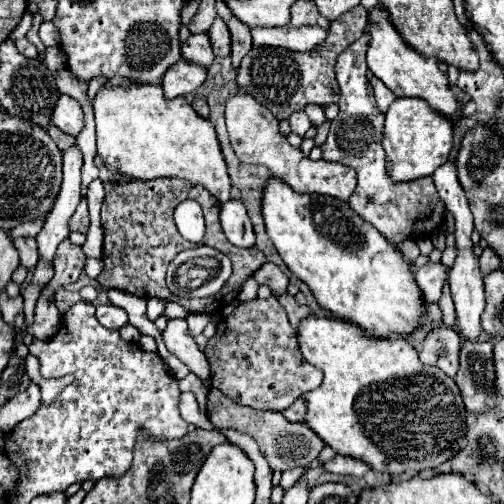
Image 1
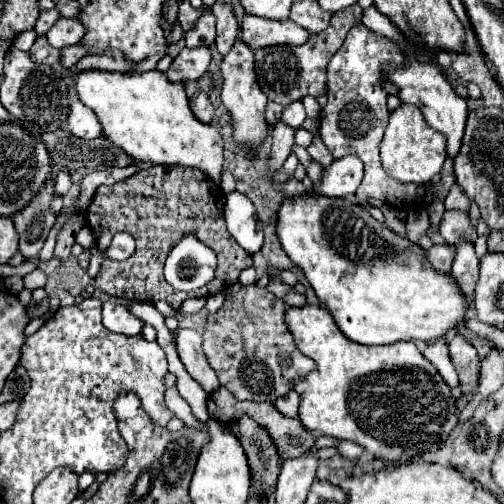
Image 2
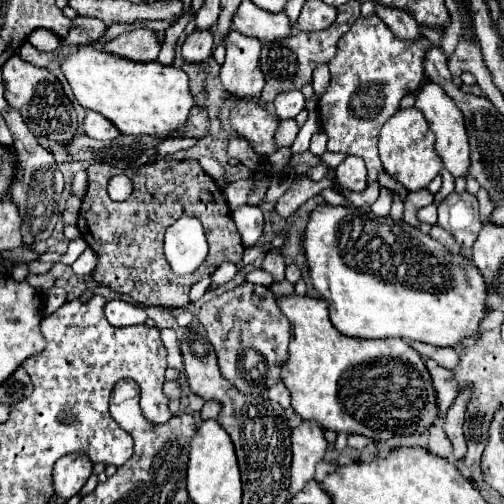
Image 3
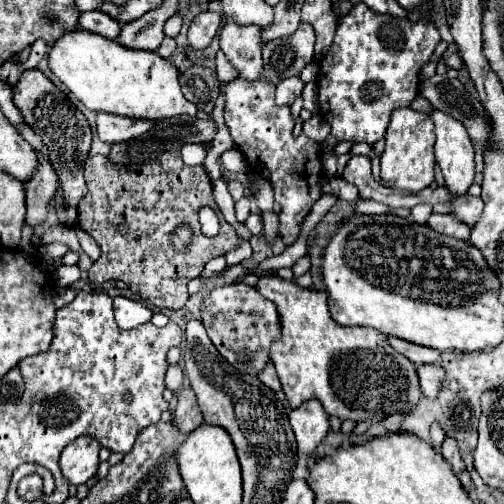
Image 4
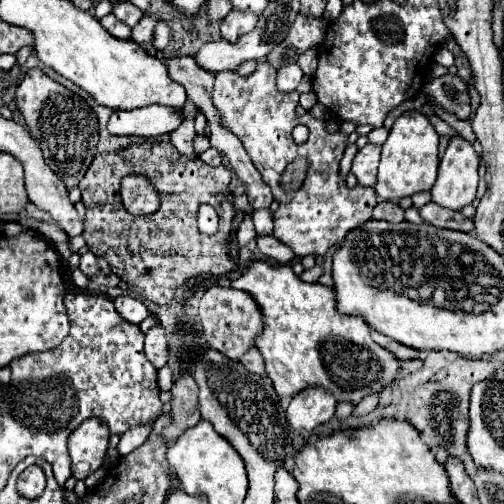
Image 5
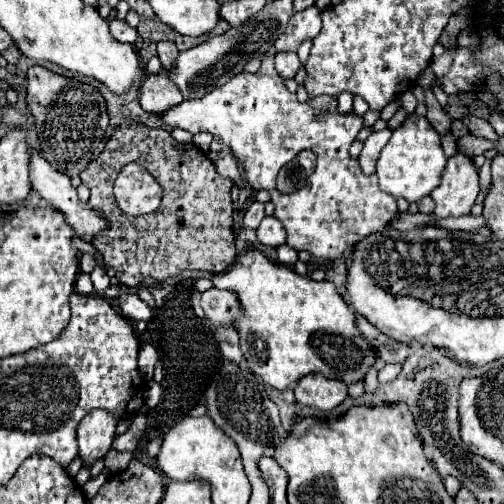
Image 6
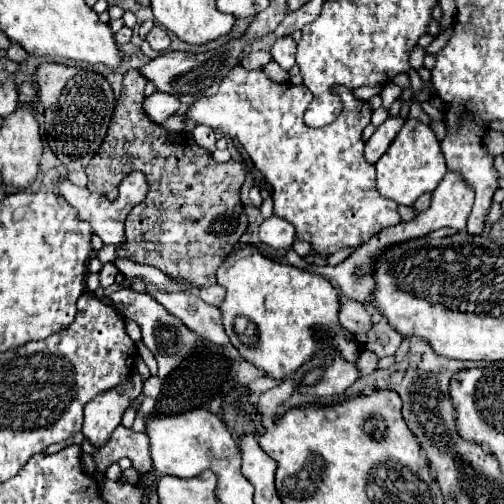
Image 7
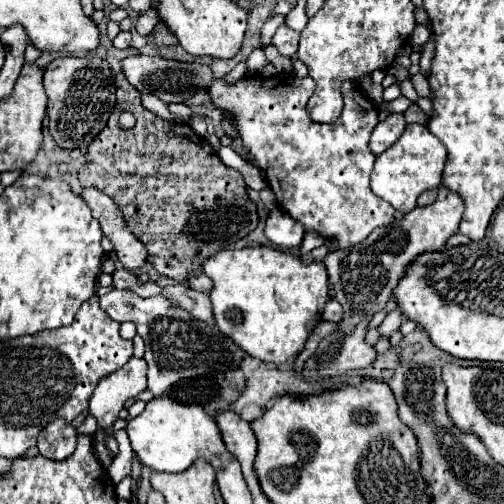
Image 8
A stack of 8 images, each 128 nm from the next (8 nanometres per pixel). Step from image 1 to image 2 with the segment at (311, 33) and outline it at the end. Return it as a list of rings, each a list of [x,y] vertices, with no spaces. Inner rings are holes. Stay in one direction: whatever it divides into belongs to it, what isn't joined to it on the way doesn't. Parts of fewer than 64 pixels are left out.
[[[246,14],[242,20],[242,42],[250,48],[274,46],[274,44],[292,44],[300,46],[312,34],[292,20],[264,20],[258,16]]]

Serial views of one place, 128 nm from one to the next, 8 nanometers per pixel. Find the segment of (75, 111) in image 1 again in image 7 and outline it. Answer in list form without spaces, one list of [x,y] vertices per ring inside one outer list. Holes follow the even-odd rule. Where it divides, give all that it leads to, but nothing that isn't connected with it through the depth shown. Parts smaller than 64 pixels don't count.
[[[236,66],[220,84],[220,90],[210,98],[196,100],[188,110],[186,118],[208,126],[212,130],[222,132],[224,136],[240,142],[254,166],[260,170],[264,180],[272,186],[272,200],[274,200],[274,214],[288,220],[296,228],[296,238],[310,242],[312,250],[318,254],[334,254],[346,246],[358,246],[372,238],[380,228],[396,226],[400,222],[398,204],[394,200],[384,198],[376,190],[374,166],[366,164],[362,150],[364,142],[360,140],[362,130],[368,126],[372,116],[372,108],[368,102],[356,100],[352,92],[344,86],[336,86],[334,92],[342,100],[342,112],[338,120],[326,124],[322,128],[310,128],[302,122],[302,116],[312,102],[312,92],[306,86],[294,84],[278,84],[266,76],[264,70],[244,70]]]

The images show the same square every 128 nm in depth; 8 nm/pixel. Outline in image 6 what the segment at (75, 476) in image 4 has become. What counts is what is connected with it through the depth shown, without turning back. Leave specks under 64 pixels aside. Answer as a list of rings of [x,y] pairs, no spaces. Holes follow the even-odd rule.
[[[92,410],[78,426],[78,454],[82,458],[82,466],[90,468],[96,460],[104,458],[108,448],[112,446],[116,430],[116,418],[104,410]]]

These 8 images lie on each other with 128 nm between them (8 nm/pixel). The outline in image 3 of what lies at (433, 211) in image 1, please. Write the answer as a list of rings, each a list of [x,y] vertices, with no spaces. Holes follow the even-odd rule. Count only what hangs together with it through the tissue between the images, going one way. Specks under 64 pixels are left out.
[[[360,16],[338,40],[338,52],[328,62],[332,80],[318,102],[318,116],[320,122],[324,122],[322,130],[328,136],[328,150],[360,156],[368,168],[368,186],[378,182],[382,170],[378,158],[378,134],[386,120],[398,110],[402,96],[420,86],[424,78],[424,48],[428,46],[432,46],[428,40],[418,44],[396,40],[378,16]]]

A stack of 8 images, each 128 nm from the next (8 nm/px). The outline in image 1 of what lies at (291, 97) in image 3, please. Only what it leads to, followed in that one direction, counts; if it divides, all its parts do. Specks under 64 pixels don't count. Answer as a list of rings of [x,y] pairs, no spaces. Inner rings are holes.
[[[294,112],[288,120],[290,120],[290,126],[292,126],[292,132],[298,134],[298,136],[302,136],[302,138],[304,138],[304,134],[308,132],[308,128],[312,126],[310,118],[308,118],[304,112]]]

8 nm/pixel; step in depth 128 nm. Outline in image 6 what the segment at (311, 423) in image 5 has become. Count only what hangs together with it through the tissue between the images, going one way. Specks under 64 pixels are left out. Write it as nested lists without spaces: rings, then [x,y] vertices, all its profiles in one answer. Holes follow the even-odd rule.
[[[308,374],[294,386],[296,402],[300,406],[332,412],[348,396],[346,386],[338,380],[326,380],[322,374]]]

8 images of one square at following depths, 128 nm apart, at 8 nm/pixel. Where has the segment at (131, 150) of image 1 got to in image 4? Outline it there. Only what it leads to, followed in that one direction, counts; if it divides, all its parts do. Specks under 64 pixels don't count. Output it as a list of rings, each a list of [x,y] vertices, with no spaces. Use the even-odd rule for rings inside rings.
[[[72,30],[54,42],[48,62],[60,82],[64,82],[66,88],[94,112],[154,122],[180,114],[196,116],[198,112],[196,104],[188,102],[182,94],[176,66],[170,60],[160,58],[156,52],[130,50],[116,40],[84,30]]]

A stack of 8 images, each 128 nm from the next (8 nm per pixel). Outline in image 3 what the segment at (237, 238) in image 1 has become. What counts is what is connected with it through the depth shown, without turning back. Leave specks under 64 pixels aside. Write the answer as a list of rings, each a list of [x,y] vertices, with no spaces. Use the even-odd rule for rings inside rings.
[[[250,204],[238,206],[232,210],[232,220],[242,236],[244,246],[252,248],[258,242],[262,228],[264,228],[264,218],[262,218],[260,206],[250,206]]]

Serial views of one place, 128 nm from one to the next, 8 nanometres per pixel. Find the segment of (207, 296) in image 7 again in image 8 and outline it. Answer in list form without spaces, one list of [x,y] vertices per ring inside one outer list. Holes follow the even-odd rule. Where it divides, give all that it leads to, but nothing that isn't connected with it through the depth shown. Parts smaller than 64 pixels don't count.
[[[198,274],[198,276],[190,276],[188,286],[202,292],[202,294],[210,294],[212,292],[212,280],[206,274]]]

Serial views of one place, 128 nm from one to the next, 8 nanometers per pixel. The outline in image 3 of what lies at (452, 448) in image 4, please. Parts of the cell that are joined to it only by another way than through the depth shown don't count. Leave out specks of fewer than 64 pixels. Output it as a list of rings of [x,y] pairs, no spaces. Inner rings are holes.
[[[462,388],[444,416],[444,432],[454,444],[454,458],[456,460],[460,460],[466,454],[466,440],[462,434],[462,424],[466,418],[466,408],[472,398],[472,392],[474,392],[474,388]]]

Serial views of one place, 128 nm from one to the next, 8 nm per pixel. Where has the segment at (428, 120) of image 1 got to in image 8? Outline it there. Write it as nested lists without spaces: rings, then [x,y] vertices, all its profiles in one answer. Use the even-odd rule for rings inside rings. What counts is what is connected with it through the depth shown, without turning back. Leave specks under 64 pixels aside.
[[[408,124],[400,136],[384,154],[376,158],[372,172],[372,192],[382,200],[390,202],[400,212],[410,212],[416,208],[416,198],[442,182],[442,170],[446,164],[444,144],[422,124]]]

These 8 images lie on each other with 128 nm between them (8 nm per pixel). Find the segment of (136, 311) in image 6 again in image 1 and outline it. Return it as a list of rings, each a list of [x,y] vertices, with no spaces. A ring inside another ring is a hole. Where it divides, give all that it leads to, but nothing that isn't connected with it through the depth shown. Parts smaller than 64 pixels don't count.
[[[112,304],[96,306],[96,318],[104,328],[110,328],[110,330],[120,330],[122,326],[128,324],[126,312],[118,306],[112,306]]]

